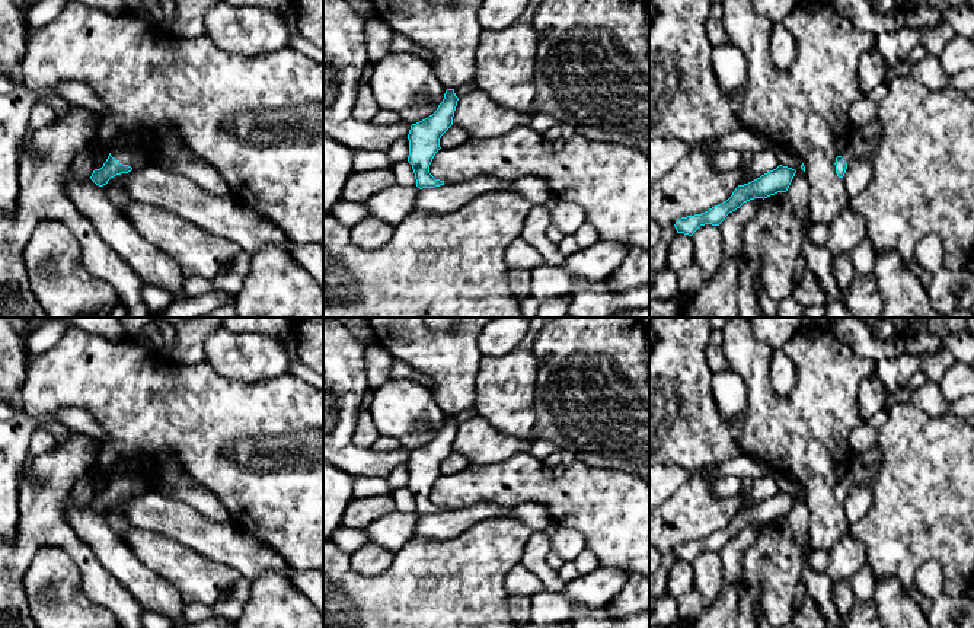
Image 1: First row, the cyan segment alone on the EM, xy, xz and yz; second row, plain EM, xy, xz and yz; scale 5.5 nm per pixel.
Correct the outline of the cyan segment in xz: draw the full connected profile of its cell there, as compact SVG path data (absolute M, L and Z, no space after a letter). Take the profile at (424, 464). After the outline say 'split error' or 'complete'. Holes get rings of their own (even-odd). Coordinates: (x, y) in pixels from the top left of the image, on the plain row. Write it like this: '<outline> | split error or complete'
M447 415L437 437L428 444L411 452L408 460L408 488L412 491L416 513L419 516L444 511L444 507L435 506L429 500L429 491L435 479L441 475L441 462L453 452L457 427L459 424L456 423L454 415Z | complete

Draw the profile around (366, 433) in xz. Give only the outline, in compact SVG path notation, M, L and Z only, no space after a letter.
M361 404L357 427L354 431L355 444L371 449L379 436L380 433L374 425L371 411Z

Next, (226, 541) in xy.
M151 490L108 507L121 510L132 527L157 532L207 557L236 568L242 577L278 573L288 580L293 568L284 557L262 543L234 520L211 522L183 501Z

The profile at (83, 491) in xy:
M86 474L74 482L70 498L74 500L77 504L90 504L93 497L93 478L89 474Z

